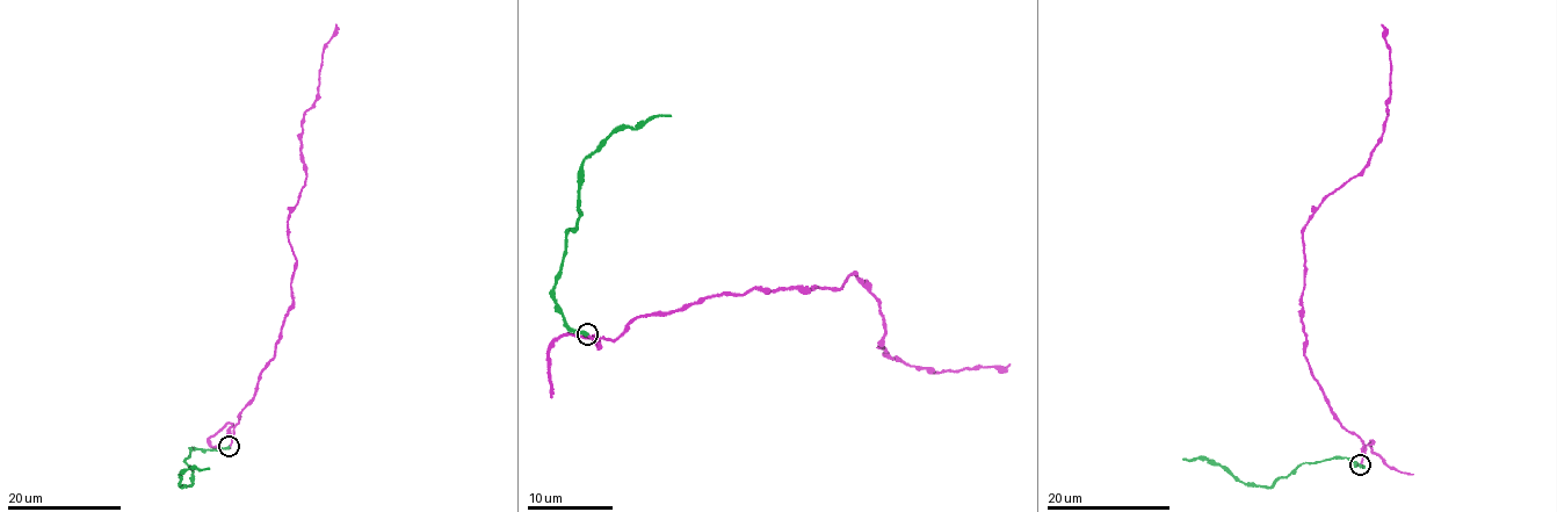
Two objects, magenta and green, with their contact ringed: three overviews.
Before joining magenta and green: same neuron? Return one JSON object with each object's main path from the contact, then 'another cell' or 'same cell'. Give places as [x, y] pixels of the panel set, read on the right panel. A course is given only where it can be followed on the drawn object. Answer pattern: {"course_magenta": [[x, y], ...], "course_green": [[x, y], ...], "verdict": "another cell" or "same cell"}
{"course_magenta": [[1360, 464], [1362, 440], [1342, 425], [1305, 359], [1302, 228], [1362, 170], [1381, 136], [1390, 49], [1382, 23]], "course_green": [[1360, 464], [1339, 456], [1305, 462], [1269, 487], [1242, 483], [1204, 459], [1182, 459]], "verdict": "same cell"}

